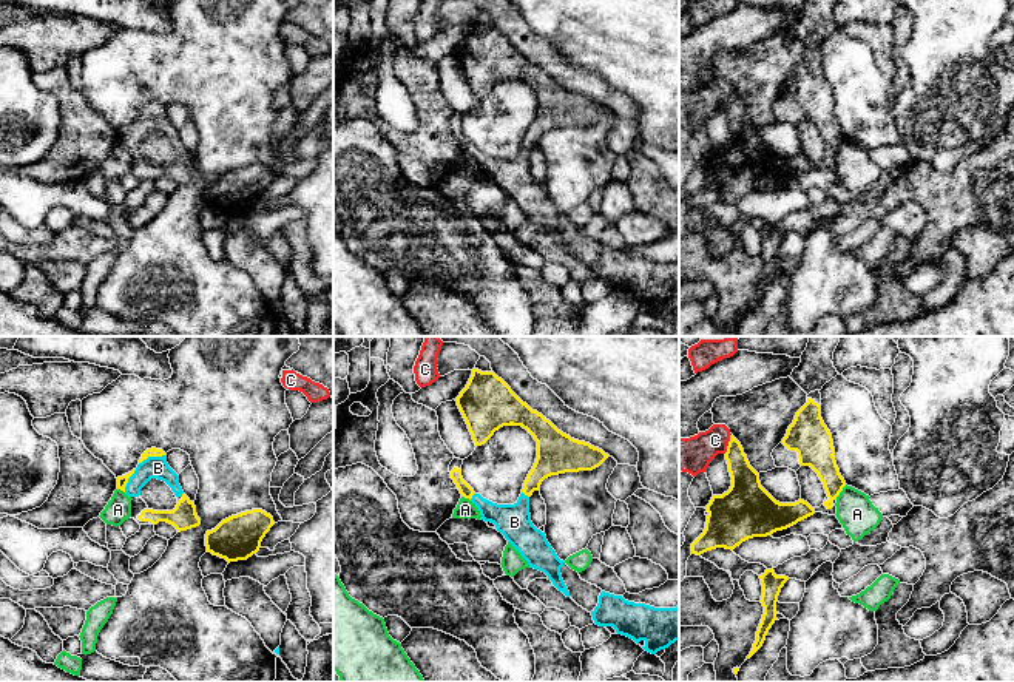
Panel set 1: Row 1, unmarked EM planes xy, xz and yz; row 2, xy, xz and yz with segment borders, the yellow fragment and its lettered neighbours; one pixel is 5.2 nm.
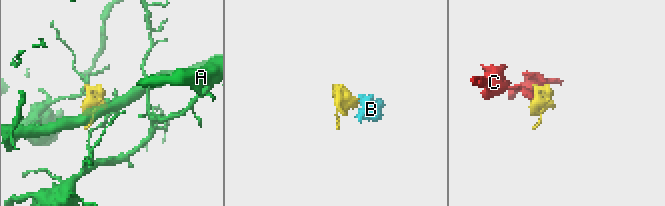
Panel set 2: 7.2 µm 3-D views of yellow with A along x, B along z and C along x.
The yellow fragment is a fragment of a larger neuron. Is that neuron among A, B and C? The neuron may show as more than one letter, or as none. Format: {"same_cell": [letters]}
{"same_cell": ["B"]}

